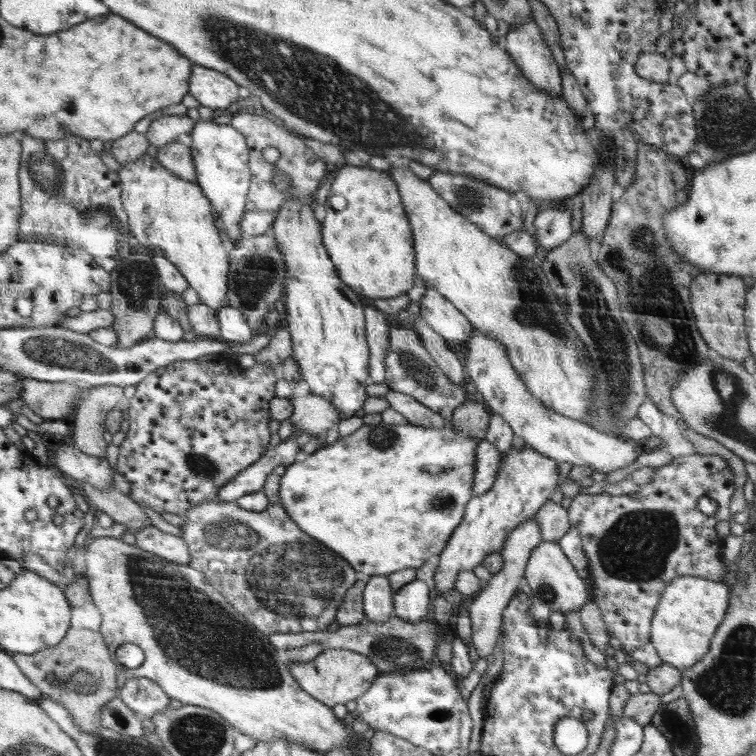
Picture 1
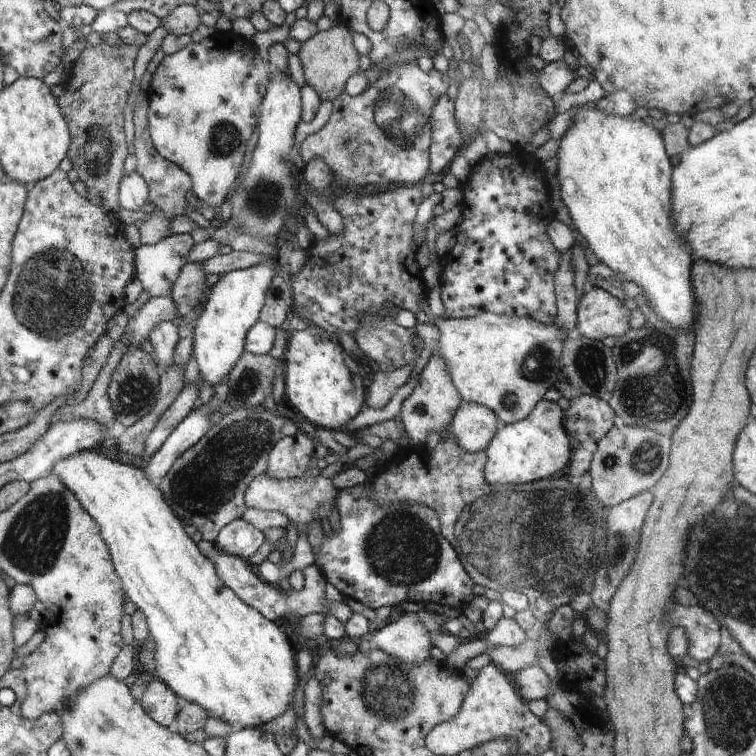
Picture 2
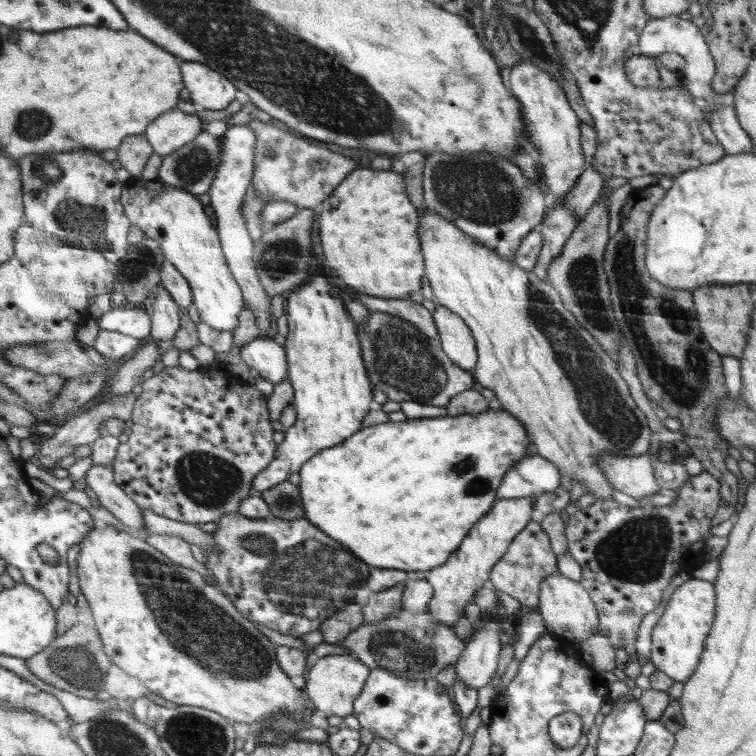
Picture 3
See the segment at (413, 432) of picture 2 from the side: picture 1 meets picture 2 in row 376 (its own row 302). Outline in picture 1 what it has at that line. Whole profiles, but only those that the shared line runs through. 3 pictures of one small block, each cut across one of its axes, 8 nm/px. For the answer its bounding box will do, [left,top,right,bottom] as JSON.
[419,288,474,356]

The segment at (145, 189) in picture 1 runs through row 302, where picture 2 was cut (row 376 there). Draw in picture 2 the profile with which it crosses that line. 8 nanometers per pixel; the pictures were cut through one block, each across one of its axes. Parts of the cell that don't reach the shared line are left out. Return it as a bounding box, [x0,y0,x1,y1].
[193,258,280,386]

